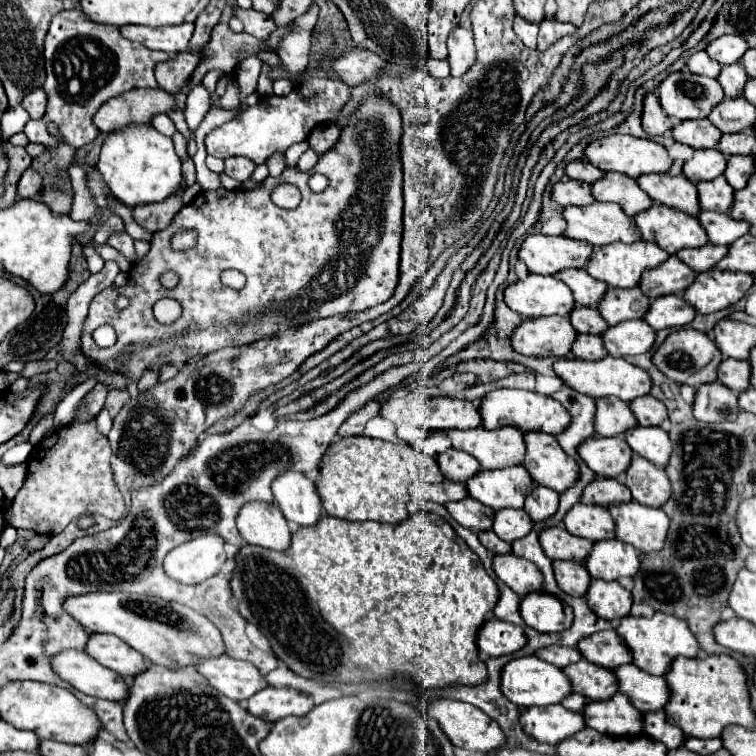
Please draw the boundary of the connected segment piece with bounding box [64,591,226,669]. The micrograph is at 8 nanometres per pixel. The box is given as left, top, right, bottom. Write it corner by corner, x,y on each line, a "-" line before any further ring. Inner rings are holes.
88,593
78,597
68,597
64,609
90,633
112,633
126,641
132,649
140,651
150,663
180,669
194,667
200,659
220,657
226,653
222,635
218,627
194,609
170,603
158,597
134,595
134,593

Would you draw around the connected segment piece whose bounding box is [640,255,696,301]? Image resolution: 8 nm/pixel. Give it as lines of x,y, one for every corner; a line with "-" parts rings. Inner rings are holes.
670,257
666,263
662,263
656,269
650,269
644,273
644,279
640,281
640,289
650,295
654,301
660,295
668,293
684,293
696,277
696,271
692,271
686,263
682,263
678,257

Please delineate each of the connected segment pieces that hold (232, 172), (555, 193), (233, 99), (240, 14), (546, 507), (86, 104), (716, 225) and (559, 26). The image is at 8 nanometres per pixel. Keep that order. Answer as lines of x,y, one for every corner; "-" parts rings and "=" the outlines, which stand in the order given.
230,157
230,159
226,161
224,173
226,173
228,177
232,177
232,179
236,179
236,181
242,183
242,181
250,179
254,167
256,167
256,165
254,165
252,161
244,159
244,157
=
574,179
558,181
552,189
552,199
556,203
560,203
562,207
570,207
570,205
584,207
584,205
594,203
592,187
588,183
580,183
580,181
574,181
=
228,73
228,75
226,75
226,93
224,93
220,99
210,101
210,107
232,109
232,107
238,107
238,105
240,105
240,93
238,93
238,87
236,87
234,75
=
236,7
234,15
244,23
246,33
256,37
256,39
260,39
260,41
268,39
268,35
272,35
272,31
276,29
276,23
268,15
258,13
254,9
240,9
240,7
=
534,487
534,491
528,495
524,503
524,511
534,519
534,521
544,521
556,513
560,495
548,487
=
78,5
70,11
58,13
52,19
44,41
44,59
44,91
48,95
46,115
38,121
28,121
24,133
32,143
56,147
58,139
54,139
46,131
46,123
54,121
58,123
66,143
74,149
80,149
100,135
100,129
92,123
92,117
102,107
102,103
136,87
158,87
154,79
154,67
162,61
168,61
170,55
164,51
152,51
136,41
124,39
118,27
98,25
90,19
84,19
=
702,211
698,215
698,221
708,231
710,243
714,245
732,245
738,237
750,231
750,223
736,221
730,215
716,213
716,211
=
544,19
544,21
540,23
538,49
540,49
540,51
546,51
552,43
556,43
558,39
562,39
564,35
572,35
574,31
576,31
576,27
570,25
570,23
558,23
556,19
554,19
554,21

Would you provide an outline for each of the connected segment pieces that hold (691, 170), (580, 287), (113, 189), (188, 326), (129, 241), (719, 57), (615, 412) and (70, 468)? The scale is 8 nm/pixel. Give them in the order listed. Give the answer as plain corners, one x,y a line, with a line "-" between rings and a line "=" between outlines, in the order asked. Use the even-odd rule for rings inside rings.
698,149
694,151
694,157
684,165
684,175
692,183
710,181
724,173
726,167
726,155
722,155
718,149
=
566,269
556,273
556,279
564,281
572,293
574,293
574,301
578,305
584,307
598,307
598,303
602,301
602,297
608,291
606,283
600,283
598,279
592,279
588,275
588,271
584,269
=
130,125
122,131
110,133
102,145
96,169
108,185
112,197
126,207
160,203
172,197
180,189
182,181
180,157
174,151
172,139
160,135
152,125
=
374,97
374,99
368,99
354,115
350,115
348,123
342,127
342,133
340,133
340,141
336,143
336,147
328,153
324,153
318,163
302,173
298,171
296,167
292,169
284,169
284,173
272,181
272,177
266,177
262,187
260,189
252,189
252,191
246,191
246,189
236,189
236,191
228,191
228,189
216,189
216,191
202,191
190,205
186,205
170,223
170,227
154,233
152,237
152,247
148,251
148,255
136,263
132,269
130,269
130,279
124,287
108,287
104,291
100,291
92,303
90,303
90,311
88,311
88,317
84,321
84,331
82,331
82,353
88,357
90,363
94,363
98,369
102,371
108,371
108,373
118,373
118,375
124,375
124,377
132,377
132,379
140,379
144,371
148,369
160,369
164,363
170,363
170,365
180,365
180,363
188,363
190,359
194,359
196,355
210,355
218,349
224,349
224,347
242,347
242,345
252,345
254,341
260,341
260,339
266,339
266,337
272,337
280,331
284,331
284,327
298,327
298,325
304,325
308,321
314,321
314,319
322,319
322,317
330,317
330,315
338,315
338,313
352,313
352,311
364,311
368,307
374,307
374,305
380,305
380,303
386,303
394,291
396,291
396,283
398,283
398,277
400,277
400,239
402,239
402,205
404,205
404,199
402,199
402,163
400,163
400,135
402,135
402,125
400,125
400,111
388,103
386,99
380,99
380,97
-
314,173
324,173
328,177
328,187
322,191
322,193
314,193
310,187
308,187
308,177
314,175
-
280,183
290,183
290,185
296,185
302,193
302,201
296,209
282,209
278,205
272,203
270,199
270,193
274,191
274,187
278,187
-
180,231
196,231
198,233
198,241
192,249
188,251
174,251
172,245
170,245
170,239
172,235
180,233
-
224,269
238,269
240,273
246,275
246,287
240,289
240,291
234,291
226,285
220,283
220,273
-
164,271
176,271
180,275
180,285
176,289
164,289
160,285
160,275
-
118,295
126,295
130,299
130,307
124,309
124,311
118,311
114,307
114,301
-
164,297
172,297
176,299
180,305
182,305
182,315
172,323
172,325
162,325
154,319
152,315
152,307
158,299
164,299
-
100,325
112,325
116,335
118,335
118,341
108,347
108,349
100,349
94,339
92,339
92,331
=
126,232
112,235
106,242
108,245
112,246
120,253
122,253
128,261
134,262
134,257
136,255
134,249
134,240
=
724,35
716,41
712,41
708,45
708,55
716,61
720,61
722,65
732,65
732,63
738,63
744,55
744,51
748,51
748,43
746,39
740,39
738,35
=
604,397
596,401
596,433
602,437
616,437
624,431
638,425
636,417
632,415
632,409
628,403
616,399
616,397
=
96,421
76,423
54,431
40,441
30,459
24,487
6,511
6,523
16,529
30,529
38,535
56,535
70,521
82,515
104,515
112,521
124,517
126,505
114,485
110,471
110,443
96,429

